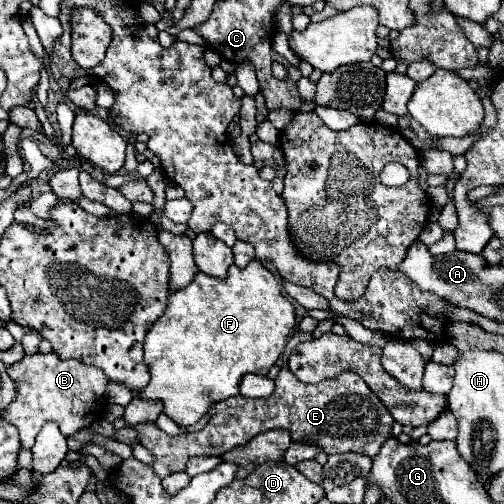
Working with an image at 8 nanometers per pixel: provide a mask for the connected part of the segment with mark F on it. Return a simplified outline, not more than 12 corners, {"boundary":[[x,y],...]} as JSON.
{"boundary":[[259,260],[169,294],[143,348],[177,426],[265,376],[295,324]]}

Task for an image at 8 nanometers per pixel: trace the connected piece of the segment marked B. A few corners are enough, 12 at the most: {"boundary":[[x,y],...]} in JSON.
{"boundary":[[57,354],[7,366],[1,412],[31,450],[45,422],[69,436],[105,414],[101,368]]}

